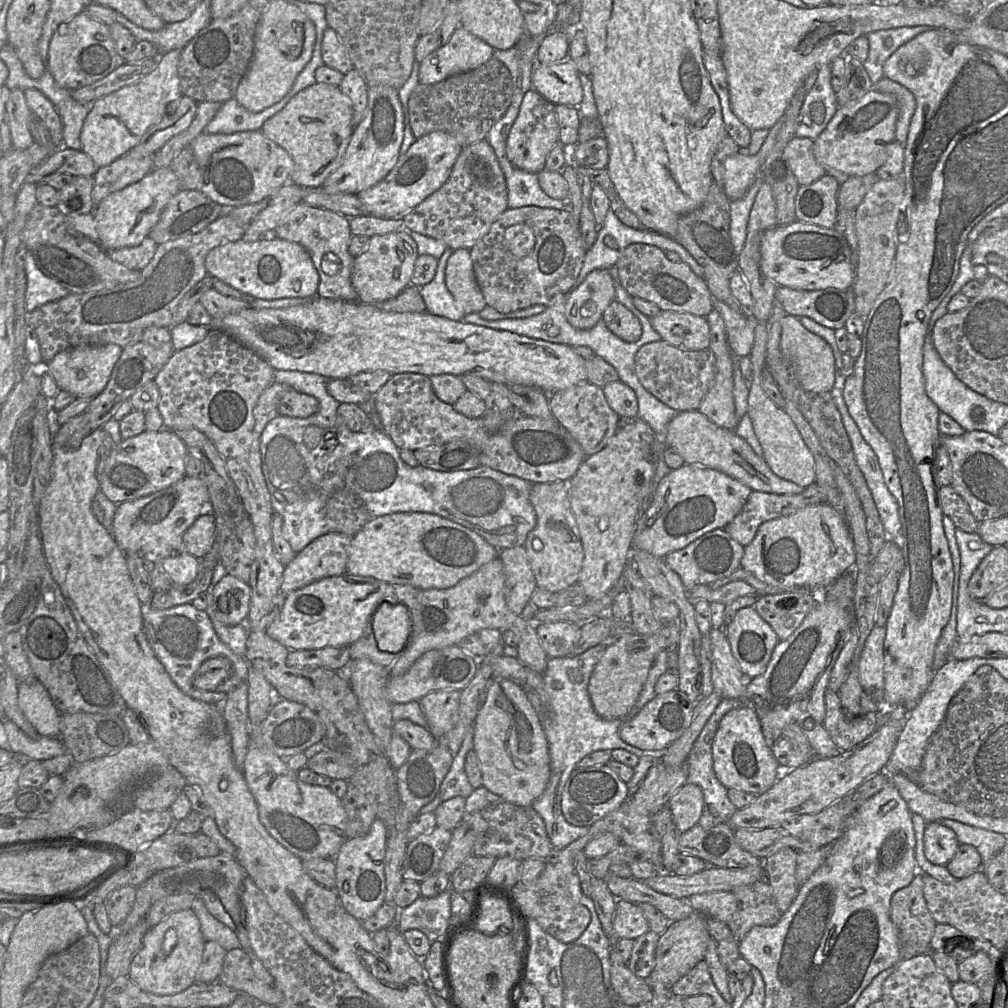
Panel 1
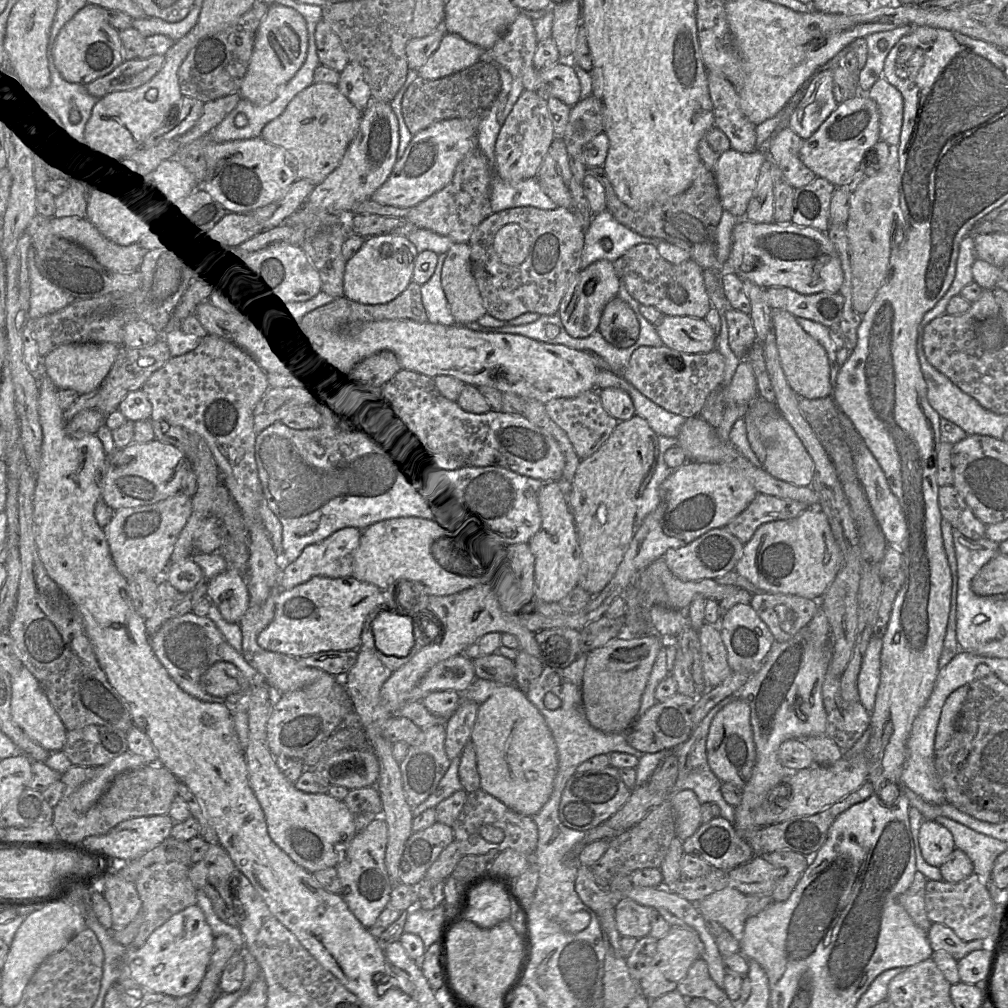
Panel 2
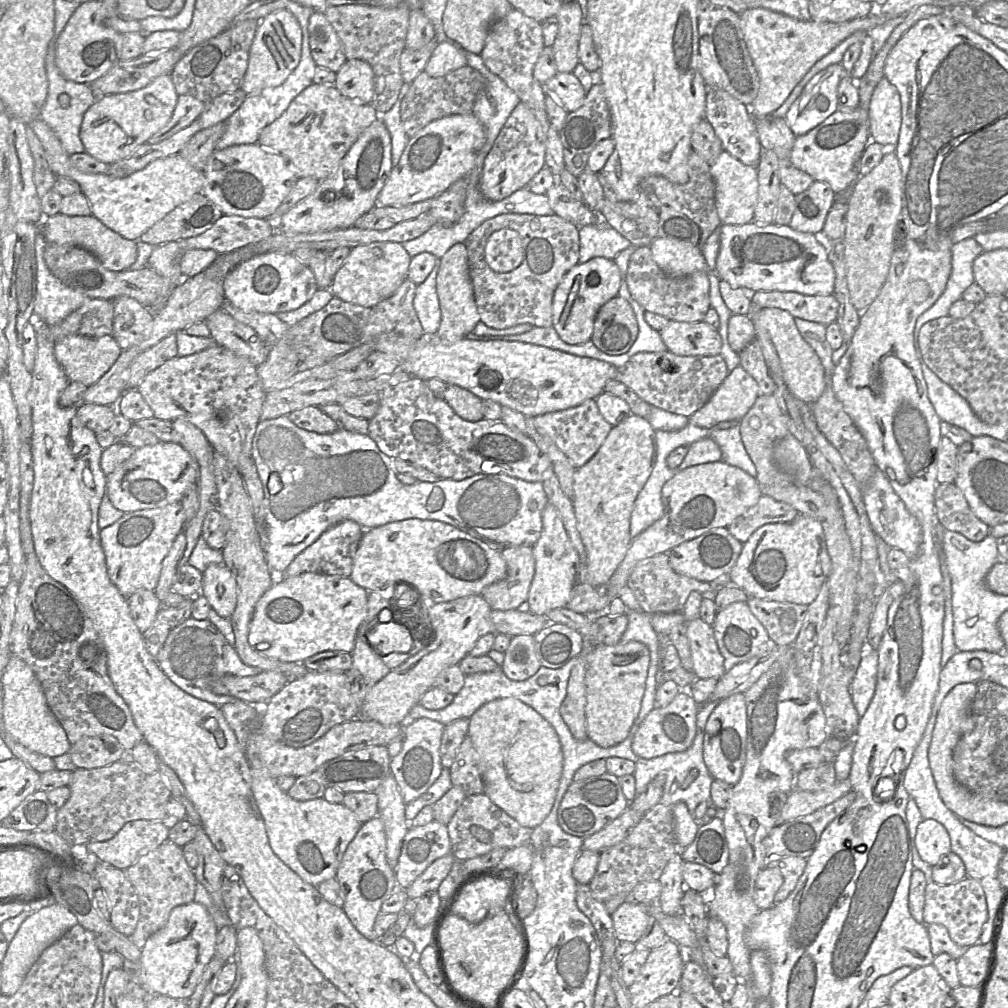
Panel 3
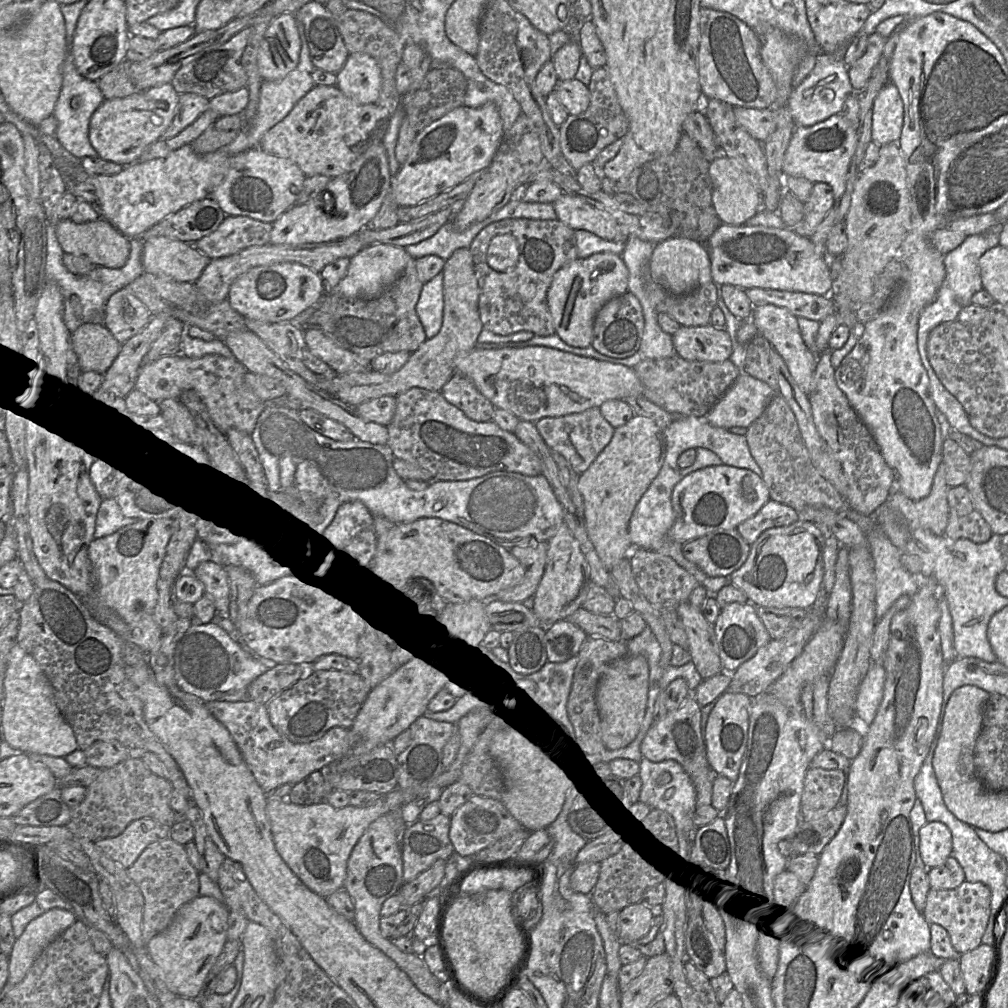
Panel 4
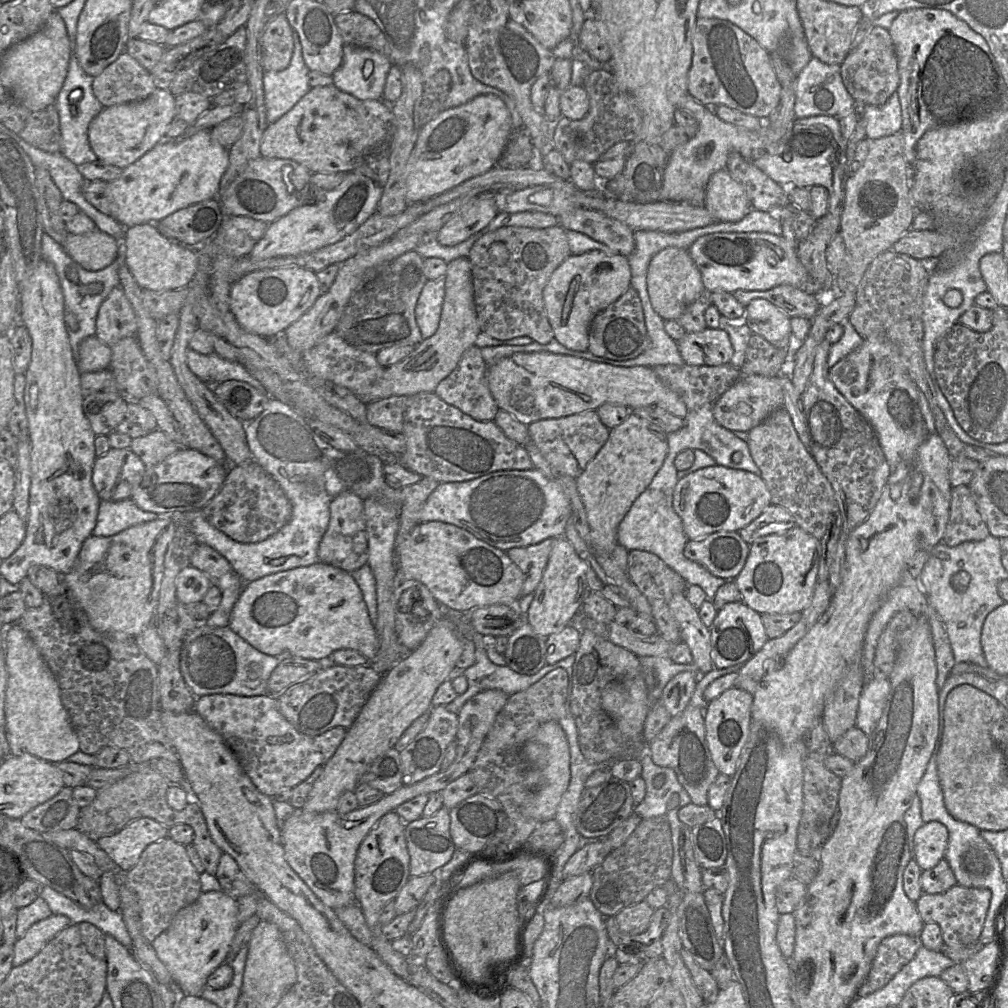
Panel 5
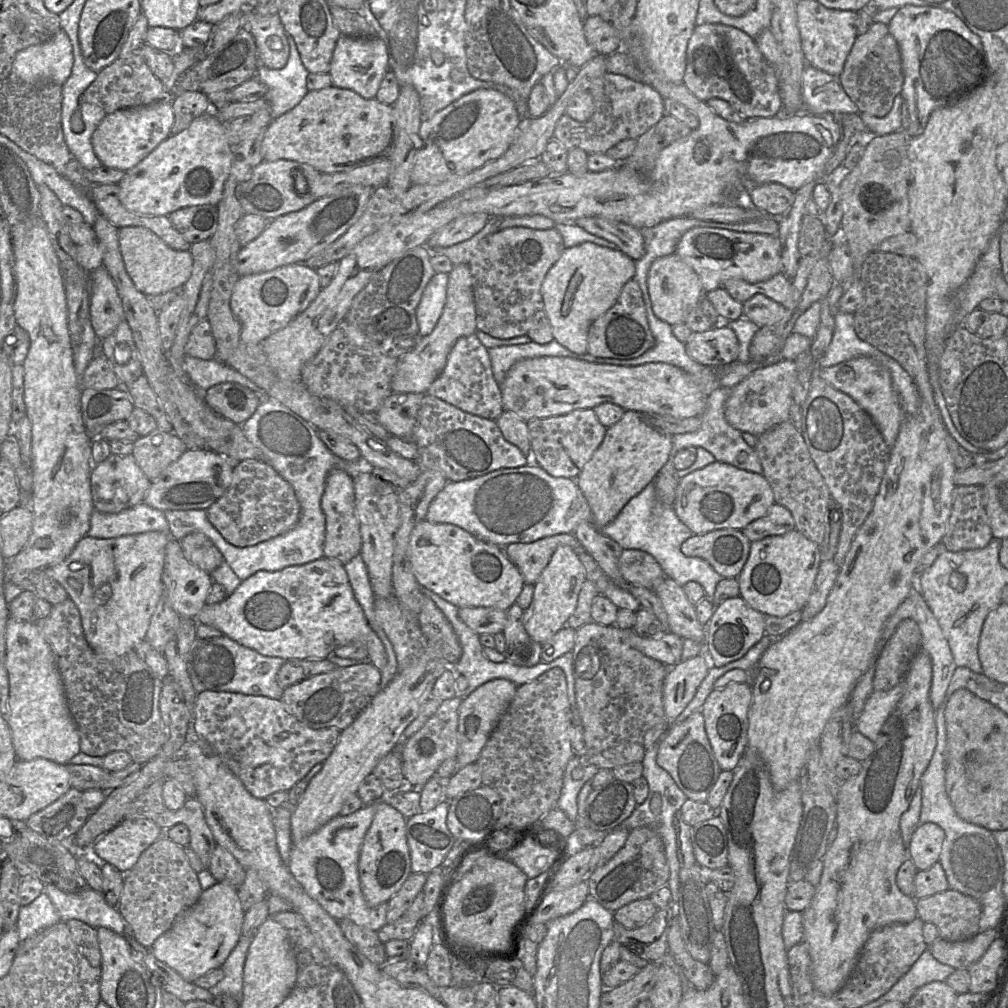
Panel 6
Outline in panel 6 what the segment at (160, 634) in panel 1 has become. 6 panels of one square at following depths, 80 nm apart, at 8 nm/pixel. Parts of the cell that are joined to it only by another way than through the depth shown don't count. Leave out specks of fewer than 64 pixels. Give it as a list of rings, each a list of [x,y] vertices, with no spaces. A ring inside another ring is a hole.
[[[225,635],[195,639],[188,656],[188,673],[197,693],[213,690],[265,696],[281,700],[284,689],[277,682],[277,673],[286,660],[264,656]]]

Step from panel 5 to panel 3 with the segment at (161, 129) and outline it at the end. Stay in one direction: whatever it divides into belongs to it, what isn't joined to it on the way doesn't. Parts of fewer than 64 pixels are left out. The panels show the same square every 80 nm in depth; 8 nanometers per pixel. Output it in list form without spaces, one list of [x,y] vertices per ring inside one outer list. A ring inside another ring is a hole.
[[[171,74],[161,75],[136,91],[98,97],[86,111],[80,129],[85,151],[107,164],[130,156],[171,120],[178,97]],[[148,95],[156,98],[156,104],[147,101]]]

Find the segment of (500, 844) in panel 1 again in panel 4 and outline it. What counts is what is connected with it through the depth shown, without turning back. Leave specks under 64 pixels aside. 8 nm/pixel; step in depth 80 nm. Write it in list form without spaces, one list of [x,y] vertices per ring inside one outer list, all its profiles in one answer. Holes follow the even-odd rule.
[[[474,794],[451,815],[449,838],[456,853],[474,857],[482,849],[522,828],[523,826],[511,816],[501,801]]]

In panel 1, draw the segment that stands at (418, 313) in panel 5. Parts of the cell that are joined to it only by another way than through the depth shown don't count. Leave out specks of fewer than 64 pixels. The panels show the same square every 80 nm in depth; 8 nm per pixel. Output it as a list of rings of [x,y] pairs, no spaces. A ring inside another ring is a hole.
[[[449,247],[438,259],[434,278],[428,284],[420,287],[420,295],[423,298],[426,312],[449,320],[462,320],[464,312],[459,309],[445,284],[445,268],[453,250]]]

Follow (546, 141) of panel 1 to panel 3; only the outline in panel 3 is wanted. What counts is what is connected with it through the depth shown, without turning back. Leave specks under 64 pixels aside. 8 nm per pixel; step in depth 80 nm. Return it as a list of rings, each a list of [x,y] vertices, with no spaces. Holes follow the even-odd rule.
[[[521,101],[501,129],[493,147],[484,160],[479,189],[485,199],[501,201],[515,191],[528,187],[534,176],[545,167],[547,131],[534,110]]]

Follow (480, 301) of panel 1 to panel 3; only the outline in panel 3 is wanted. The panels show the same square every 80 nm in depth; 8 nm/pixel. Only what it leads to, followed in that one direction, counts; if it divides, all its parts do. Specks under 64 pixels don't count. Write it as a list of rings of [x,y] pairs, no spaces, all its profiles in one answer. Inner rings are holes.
[[[465,242],[453,245],[441,258],[437,294],[441,309],[440,328],[436,332],[438,340],[443,344],[453,344],[470,335],[481,319],[475,302]]]

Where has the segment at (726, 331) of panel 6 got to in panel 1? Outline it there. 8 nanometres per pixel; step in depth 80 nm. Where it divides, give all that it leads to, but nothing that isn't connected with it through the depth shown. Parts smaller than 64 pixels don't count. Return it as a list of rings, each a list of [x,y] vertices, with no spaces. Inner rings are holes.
[[[665,311],[649,318],[661,339],[682,350],[707,350],[710,326],[705,317],[687,312]]]

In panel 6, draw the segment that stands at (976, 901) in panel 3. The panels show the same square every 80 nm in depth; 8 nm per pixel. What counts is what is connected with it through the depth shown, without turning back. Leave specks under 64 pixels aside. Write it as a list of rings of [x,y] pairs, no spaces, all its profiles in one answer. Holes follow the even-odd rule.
[[[947,889],[921,899],[915,899],[918,917],[931,922],[939,930],[939,938],[956,942],[979,933],[981,905],[954,889]]]

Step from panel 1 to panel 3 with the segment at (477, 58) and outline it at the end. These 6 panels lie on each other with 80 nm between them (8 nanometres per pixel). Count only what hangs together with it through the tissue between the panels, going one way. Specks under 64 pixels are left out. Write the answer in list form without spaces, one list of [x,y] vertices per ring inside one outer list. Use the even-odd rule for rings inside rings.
[[[448,40],[437,44],[424,72],[431,77],[441,77],[467,66],[466,52]]]

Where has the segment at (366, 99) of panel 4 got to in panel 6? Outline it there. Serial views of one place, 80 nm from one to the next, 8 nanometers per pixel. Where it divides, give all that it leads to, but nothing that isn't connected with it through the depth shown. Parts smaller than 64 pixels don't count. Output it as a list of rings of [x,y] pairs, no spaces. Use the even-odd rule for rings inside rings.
[[[340,35],[333,51],[329,74],[332,86],[350,89],[365,99],[376,97],[380,84],[389,70],[385,43],[376,37],[351,37]]]

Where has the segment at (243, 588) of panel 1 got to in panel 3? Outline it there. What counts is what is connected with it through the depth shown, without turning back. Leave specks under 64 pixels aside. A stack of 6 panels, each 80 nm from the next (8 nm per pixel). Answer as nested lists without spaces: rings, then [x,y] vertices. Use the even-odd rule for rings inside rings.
[[[226,563],[209,566],[205,572],[201,595],[207,597],[212,608],[220,614],[233,619],[240,606],[240,590],[234,571]]]

